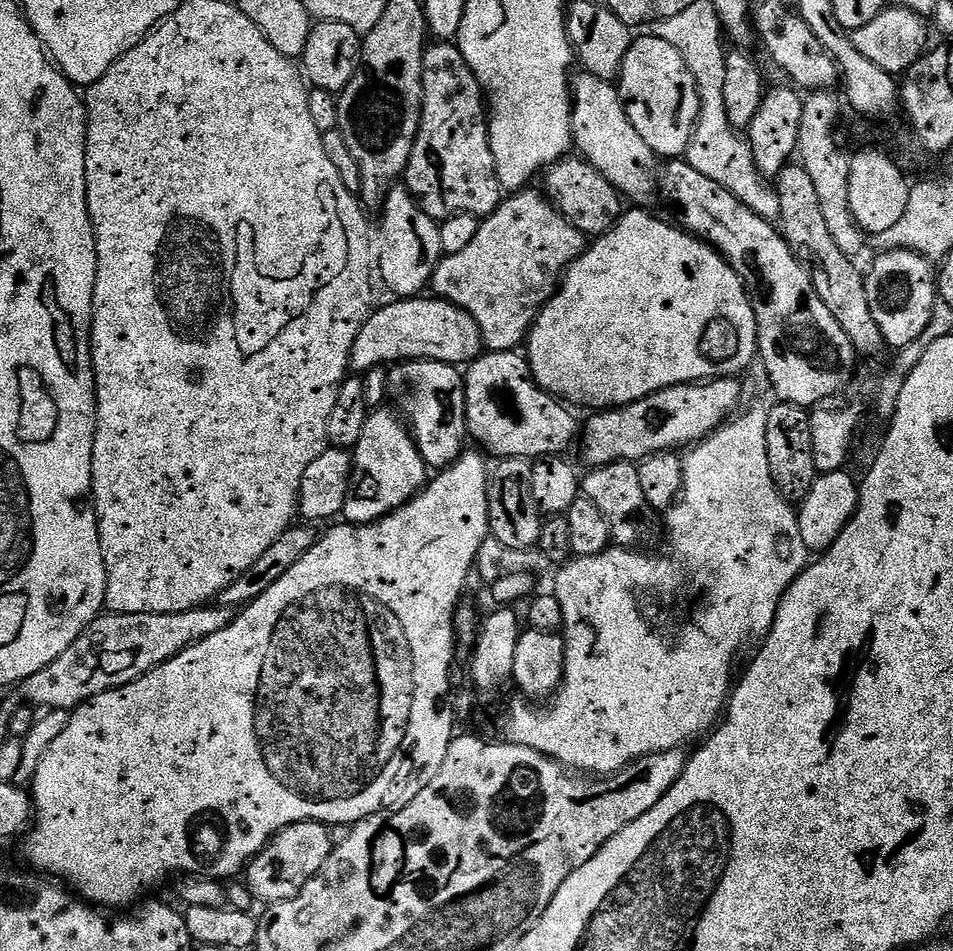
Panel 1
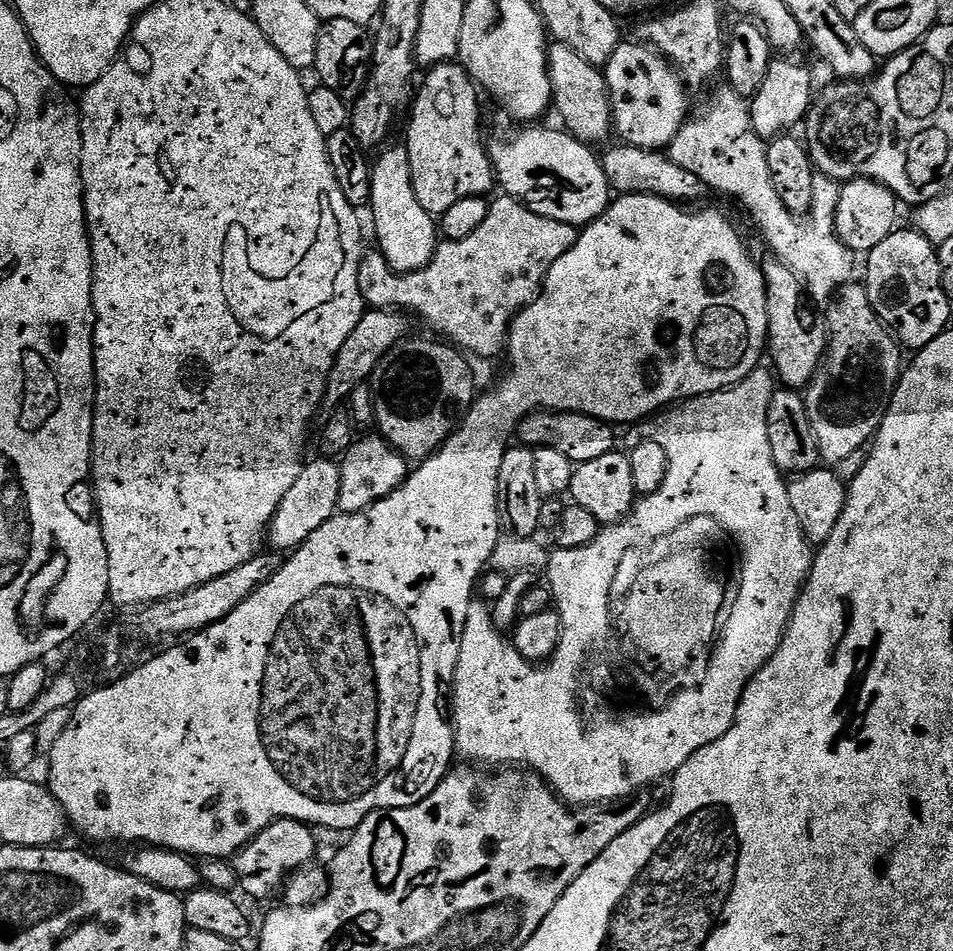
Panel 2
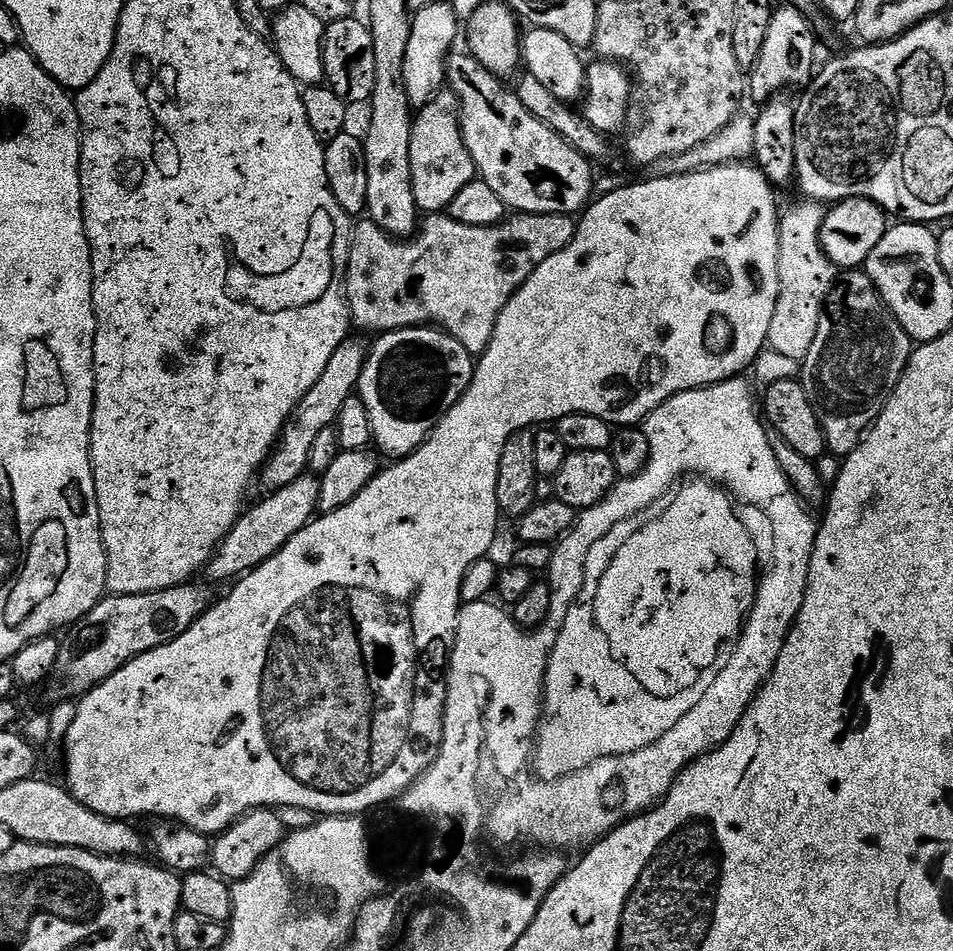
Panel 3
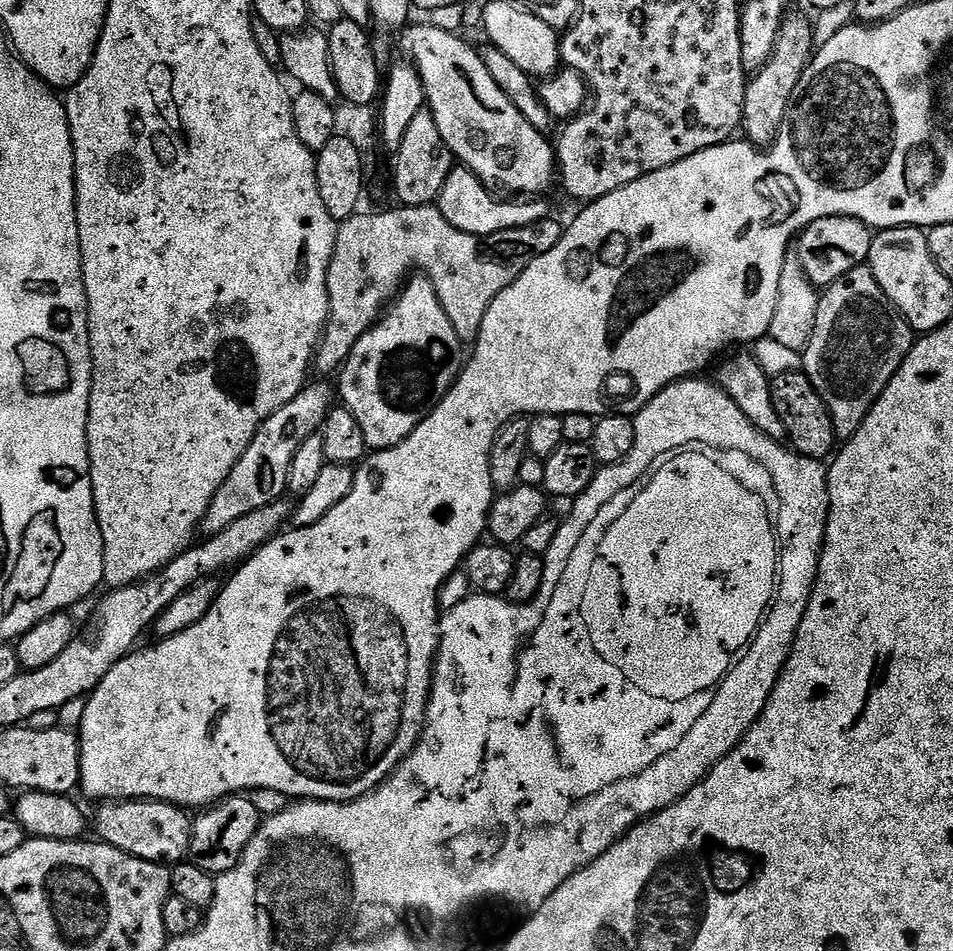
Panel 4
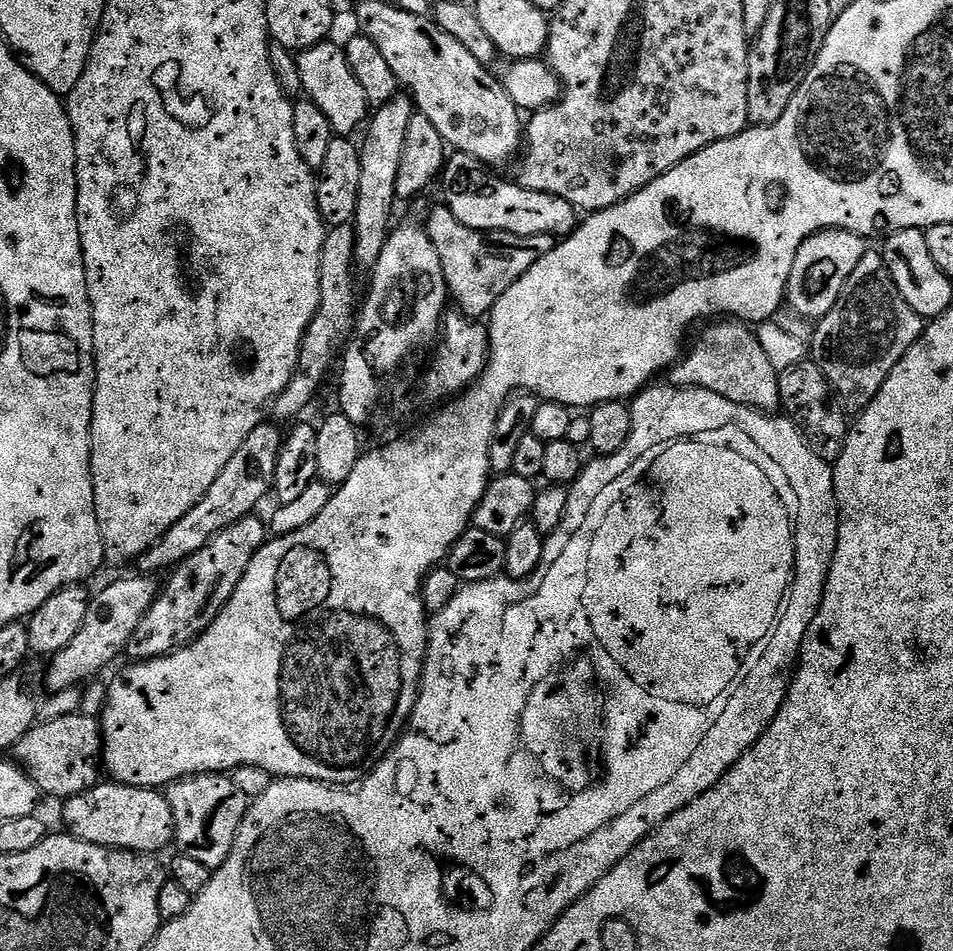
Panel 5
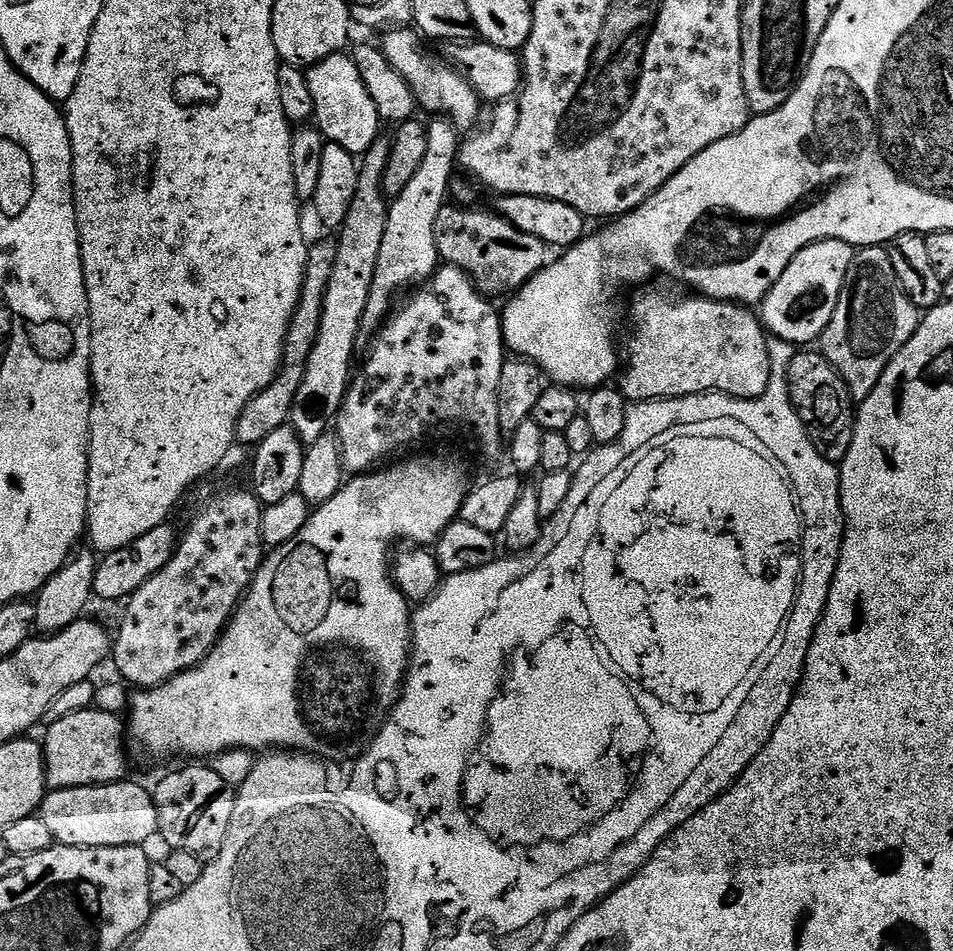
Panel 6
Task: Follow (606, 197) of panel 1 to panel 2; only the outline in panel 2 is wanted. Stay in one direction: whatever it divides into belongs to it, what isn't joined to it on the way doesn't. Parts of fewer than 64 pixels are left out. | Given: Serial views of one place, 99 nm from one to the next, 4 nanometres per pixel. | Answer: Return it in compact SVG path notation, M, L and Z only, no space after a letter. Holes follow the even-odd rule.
M524 126L521 132L516 132L507 140L500 136L487 145L488 157L492 160L494 180L502 187L503 195L513 196L519 204L525 204L534 214L542 218L550 218L554 222L573 224L577 230L592 224L608 209L614 193L608 186L604 166L599 155L595 156L593 149L581 140L570 135L567 130L555 132L552 128L536 128L540 126Z

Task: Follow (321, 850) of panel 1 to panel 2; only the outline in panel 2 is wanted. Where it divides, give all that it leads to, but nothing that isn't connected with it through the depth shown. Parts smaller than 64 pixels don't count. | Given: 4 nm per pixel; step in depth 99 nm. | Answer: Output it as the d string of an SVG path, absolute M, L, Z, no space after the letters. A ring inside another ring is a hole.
M281 818L265 825L252 840L244 844L231 857L230 863L236 872L239 891L244 891L248 896L268 896L279 886L284 872L295 873L317 852L318 847L314 842L309 825L305 824L303 820Z

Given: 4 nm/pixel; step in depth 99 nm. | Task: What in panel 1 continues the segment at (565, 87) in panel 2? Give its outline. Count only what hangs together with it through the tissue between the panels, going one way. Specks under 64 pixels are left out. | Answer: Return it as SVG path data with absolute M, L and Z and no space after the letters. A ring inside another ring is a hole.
M581 71L580 77L571 81L572 85L572 143L575 151L579 153L583 159L589 164L593 164L598 170L598 174L602 174L602 178L606 178L616 191L628 196L632 202L644 202L648 195L658 188L658 157L654 150L650 150L650 146L646 146L642 134L638 134L638 130L634 130L634 122L630 122L630 118L624 109L624 103L620 100L619 87L611 80L603 80L597 76L590 75L589 72Z

